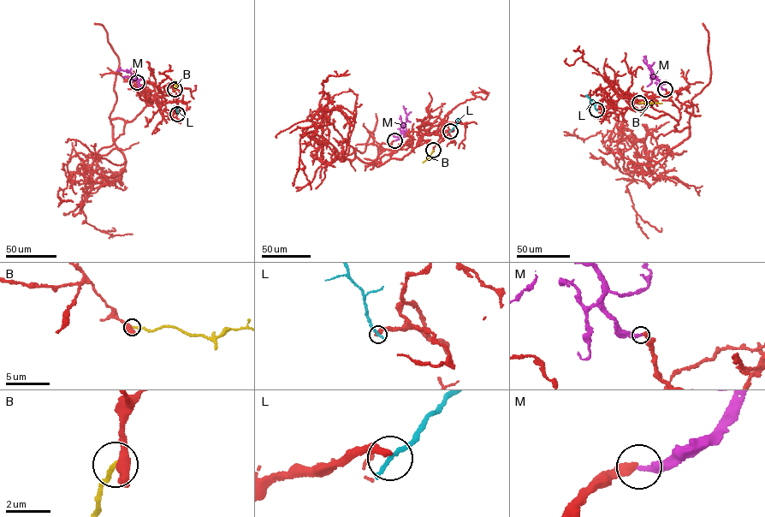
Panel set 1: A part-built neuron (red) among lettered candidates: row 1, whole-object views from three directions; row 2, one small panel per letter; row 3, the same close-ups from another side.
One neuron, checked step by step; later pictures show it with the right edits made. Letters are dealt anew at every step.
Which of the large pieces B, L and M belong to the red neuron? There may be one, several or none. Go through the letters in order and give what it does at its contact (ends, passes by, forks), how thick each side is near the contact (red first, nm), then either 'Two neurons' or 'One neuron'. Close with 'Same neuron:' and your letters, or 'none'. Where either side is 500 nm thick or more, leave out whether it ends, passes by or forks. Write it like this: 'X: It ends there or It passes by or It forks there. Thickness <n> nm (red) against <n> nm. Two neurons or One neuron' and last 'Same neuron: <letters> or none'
B: Thickness 550 nm (red) against 190 nm. Two neurons
L: It ends there. Thickness 320 nm (red) against 240 nm. Two neurons
M: It ends there. Thickness 320 nm (red) against 280 nm. One neuron
Same neuron: M

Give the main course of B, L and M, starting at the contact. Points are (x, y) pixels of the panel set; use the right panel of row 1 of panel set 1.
B: (639, 103), (661, 103)
L: (596, 109), (585, 95)
M: (665, 89), (643, 56)

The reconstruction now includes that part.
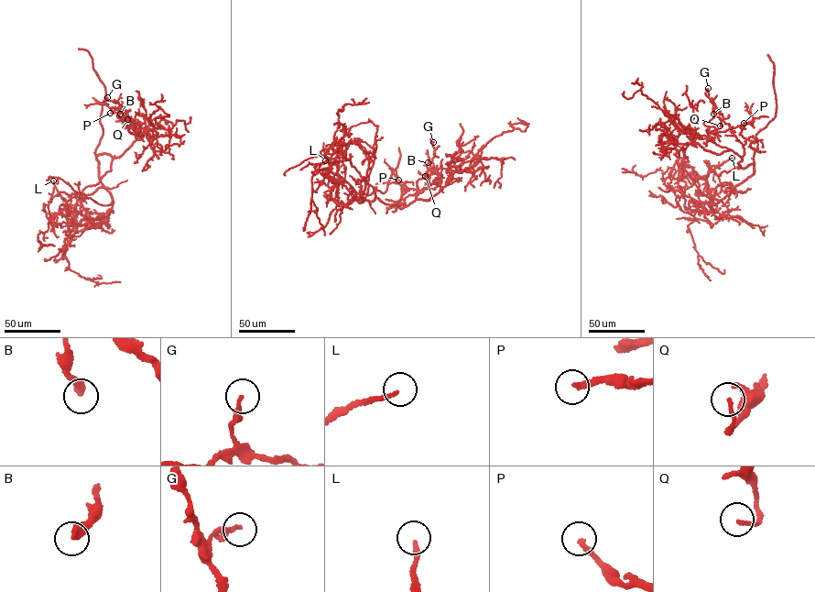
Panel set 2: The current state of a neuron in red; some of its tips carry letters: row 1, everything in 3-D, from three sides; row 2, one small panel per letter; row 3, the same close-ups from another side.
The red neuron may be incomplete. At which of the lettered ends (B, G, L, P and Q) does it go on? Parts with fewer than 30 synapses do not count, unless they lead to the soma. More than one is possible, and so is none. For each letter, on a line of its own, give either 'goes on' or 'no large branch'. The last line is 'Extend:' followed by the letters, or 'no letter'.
B: no large branch
G: no large branch
L: goes on
P: goes on
Q: no large branch
Extend: L, P

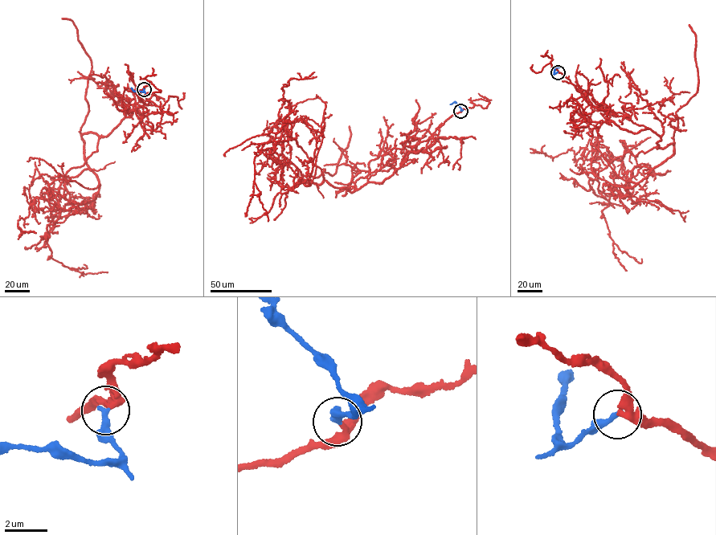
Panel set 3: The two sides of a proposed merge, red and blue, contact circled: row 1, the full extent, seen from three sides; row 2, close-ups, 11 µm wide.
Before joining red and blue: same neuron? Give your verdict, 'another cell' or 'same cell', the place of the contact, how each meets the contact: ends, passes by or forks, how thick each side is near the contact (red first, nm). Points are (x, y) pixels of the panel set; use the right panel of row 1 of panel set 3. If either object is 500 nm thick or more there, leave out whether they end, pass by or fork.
same cell; place (558, 72); red passes by; blue ends; calibres 220 and 280 nm

